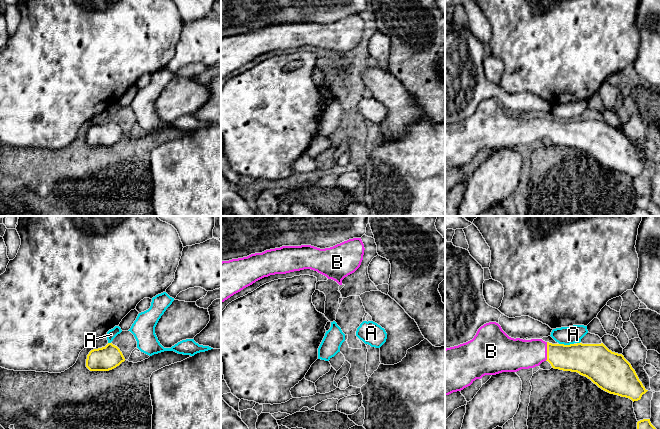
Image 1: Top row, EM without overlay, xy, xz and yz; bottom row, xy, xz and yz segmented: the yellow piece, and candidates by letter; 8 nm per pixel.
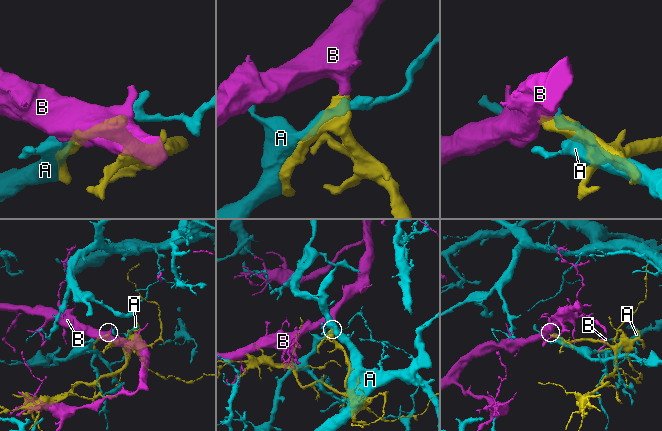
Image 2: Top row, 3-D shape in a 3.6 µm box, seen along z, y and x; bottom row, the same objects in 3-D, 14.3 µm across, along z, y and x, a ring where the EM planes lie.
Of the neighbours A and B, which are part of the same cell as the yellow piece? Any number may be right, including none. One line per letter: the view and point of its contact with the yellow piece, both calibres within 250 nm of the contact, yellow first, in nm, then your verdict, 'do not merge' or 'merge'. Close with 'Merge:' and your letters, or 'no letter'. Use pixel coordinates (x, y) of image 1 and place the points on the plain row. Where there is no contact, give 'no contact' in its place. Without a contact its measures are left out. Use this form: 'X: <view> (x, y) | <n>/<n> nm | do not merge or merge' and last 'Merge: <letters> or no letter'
A: yz (566, 121) | 280/140 nm | do not merge
B: yz (547, 127) | 220/260 nm | merge
Merge: B

